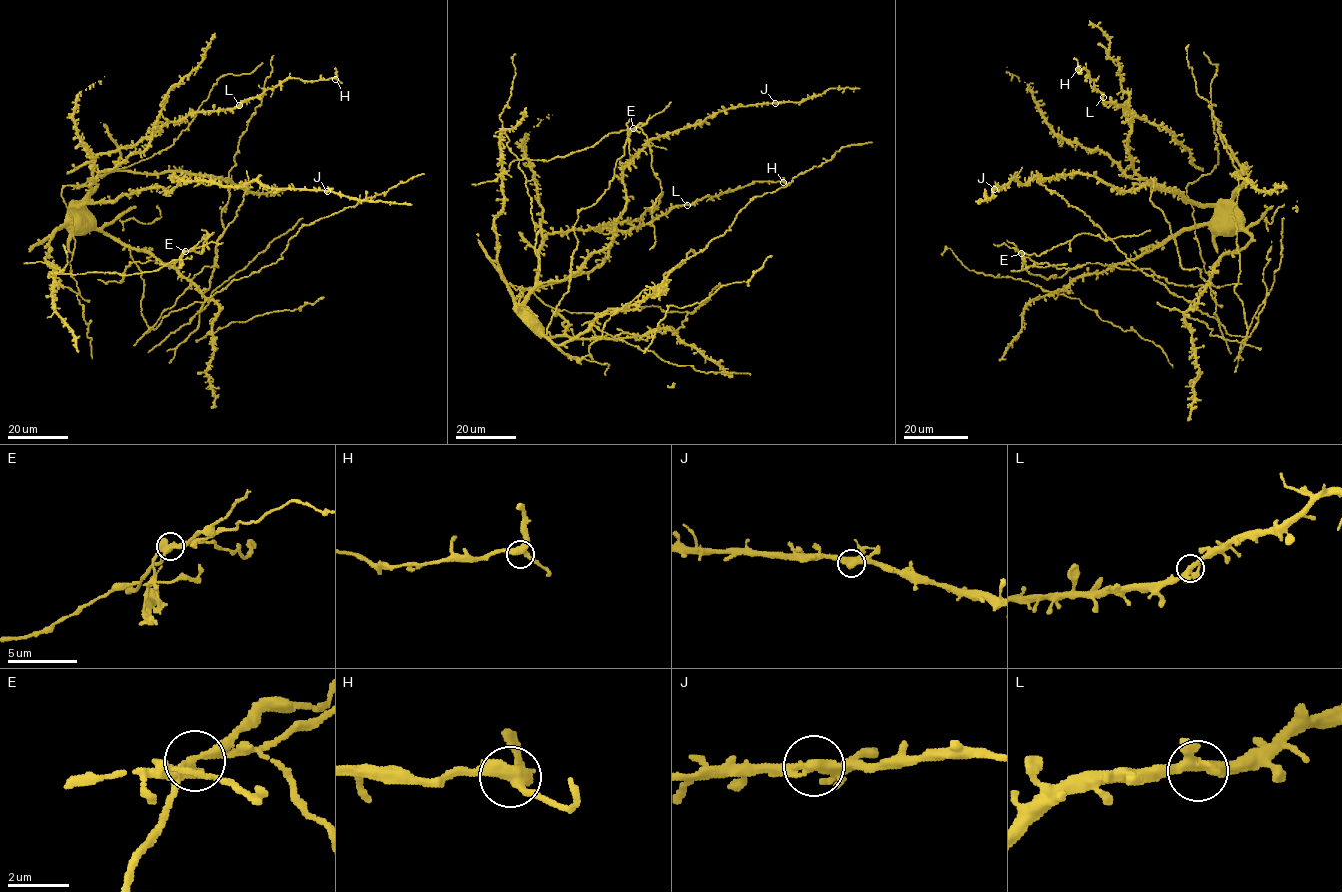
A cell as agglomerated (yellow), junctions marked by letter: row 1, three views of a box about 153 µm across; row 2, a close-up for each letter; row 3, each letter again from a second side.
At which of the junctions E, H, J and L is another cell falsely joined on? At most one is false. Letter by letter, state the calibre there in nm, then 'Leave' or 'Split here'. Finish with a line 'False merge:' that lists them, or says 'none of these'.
E: Thickness 360 nm. Split here
H: Thickness 380 nm. Leave
J: Thickness 340 nm. Leave
L: Thickness 360 nm. Leave
False merge: E

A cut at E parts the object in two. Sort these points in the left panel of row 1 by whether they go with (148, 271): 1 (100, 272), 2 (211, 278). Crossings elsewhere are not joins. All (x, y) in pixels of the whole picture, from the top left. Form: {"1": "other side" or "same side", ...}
{"1": "same side", "2": "other side"}

